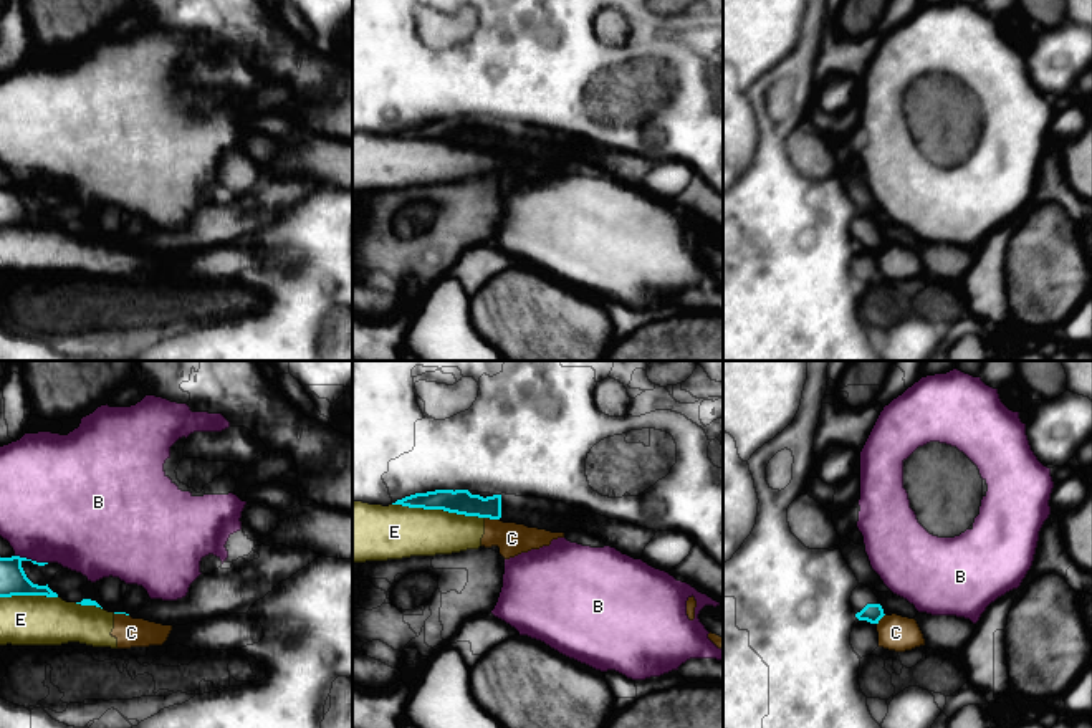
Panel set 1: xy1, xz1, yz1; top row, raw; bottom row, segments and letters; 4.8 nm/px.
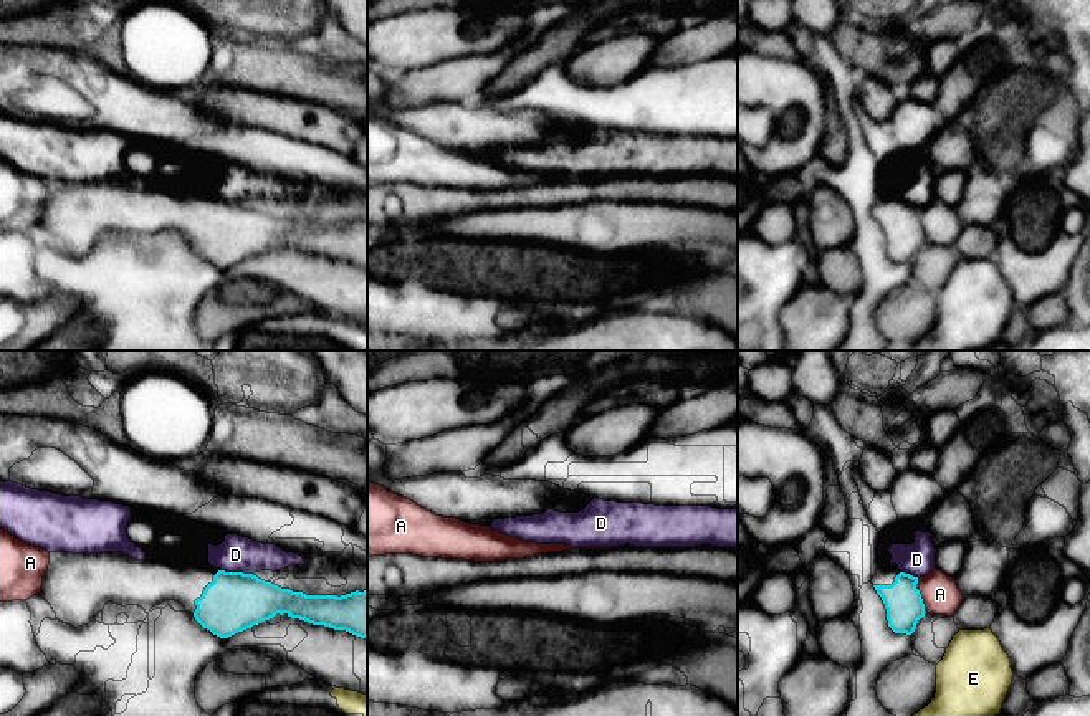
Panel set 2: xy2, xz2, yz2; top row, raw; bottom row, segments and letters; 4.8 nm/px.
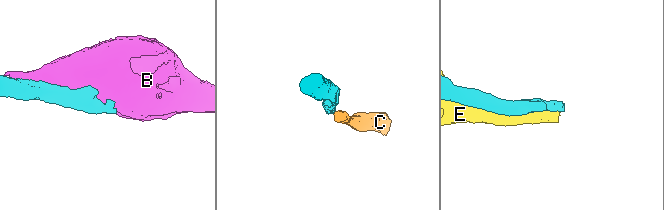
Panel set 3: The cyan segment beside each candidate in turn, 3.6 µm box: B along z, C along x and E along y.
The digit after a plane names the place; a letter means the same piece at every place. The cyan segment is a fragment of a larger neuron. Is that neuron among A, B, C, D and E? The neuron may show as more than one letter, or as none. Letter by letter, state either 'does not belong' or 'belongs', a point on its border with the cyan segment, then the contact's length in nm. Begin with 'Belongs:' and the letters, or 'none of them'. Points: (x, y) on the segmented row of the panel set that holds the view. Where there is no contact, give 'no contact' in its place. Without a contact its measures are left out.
Belongs: none of them
A: does not belong | yz2 (922, 602) | 120 nm
B: does not belong | xy1 (30, 560) | 170 nm
C: does not belong | xz1 (492, 518) | 70 nm
D: does not belong | xy2 (237, 572) | 160 nm
E: does not belong | xz1 (439, 508) | 460 nm

